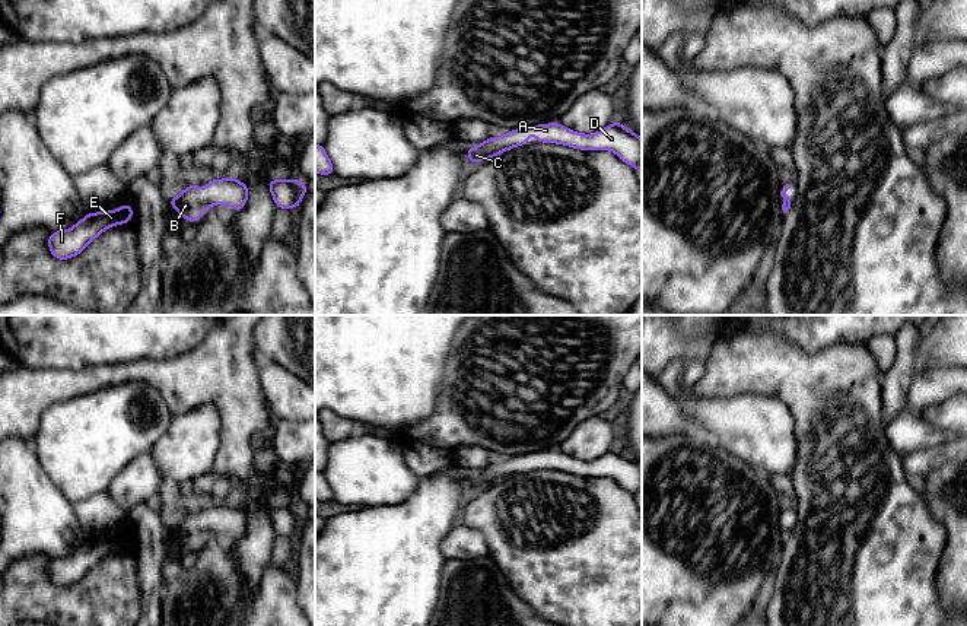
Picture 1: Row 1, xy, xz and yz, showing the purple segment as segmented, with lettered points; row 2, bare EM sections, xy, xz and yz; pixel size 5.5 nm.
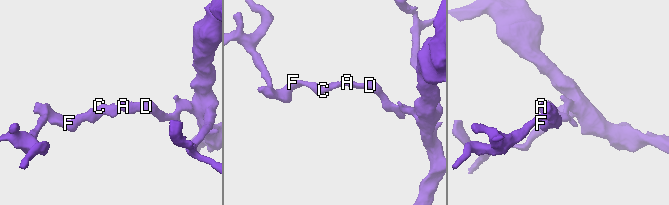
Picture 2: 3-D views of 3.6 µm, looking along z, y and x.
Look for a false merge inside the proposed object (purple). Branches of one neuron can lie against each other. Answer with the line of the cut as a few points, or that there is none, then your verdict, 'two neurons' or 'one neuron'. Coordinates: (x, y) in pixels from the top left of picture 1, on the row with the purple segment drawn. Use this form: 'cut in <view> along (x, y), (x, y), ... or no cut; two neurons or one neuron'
no cut; one neuron

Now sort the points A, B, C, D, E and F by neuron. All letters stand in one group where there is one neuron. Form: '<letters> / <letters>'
A B C D E F

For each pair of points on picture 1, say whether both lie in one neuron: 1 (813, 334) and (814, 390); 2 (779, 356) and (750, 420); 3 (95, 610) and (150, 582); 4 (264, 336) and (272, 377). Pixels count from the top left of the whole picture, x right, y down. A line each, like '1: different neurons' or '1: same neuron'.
1: different neurons
2: different neurons
3: different neurons
4: different neurons

